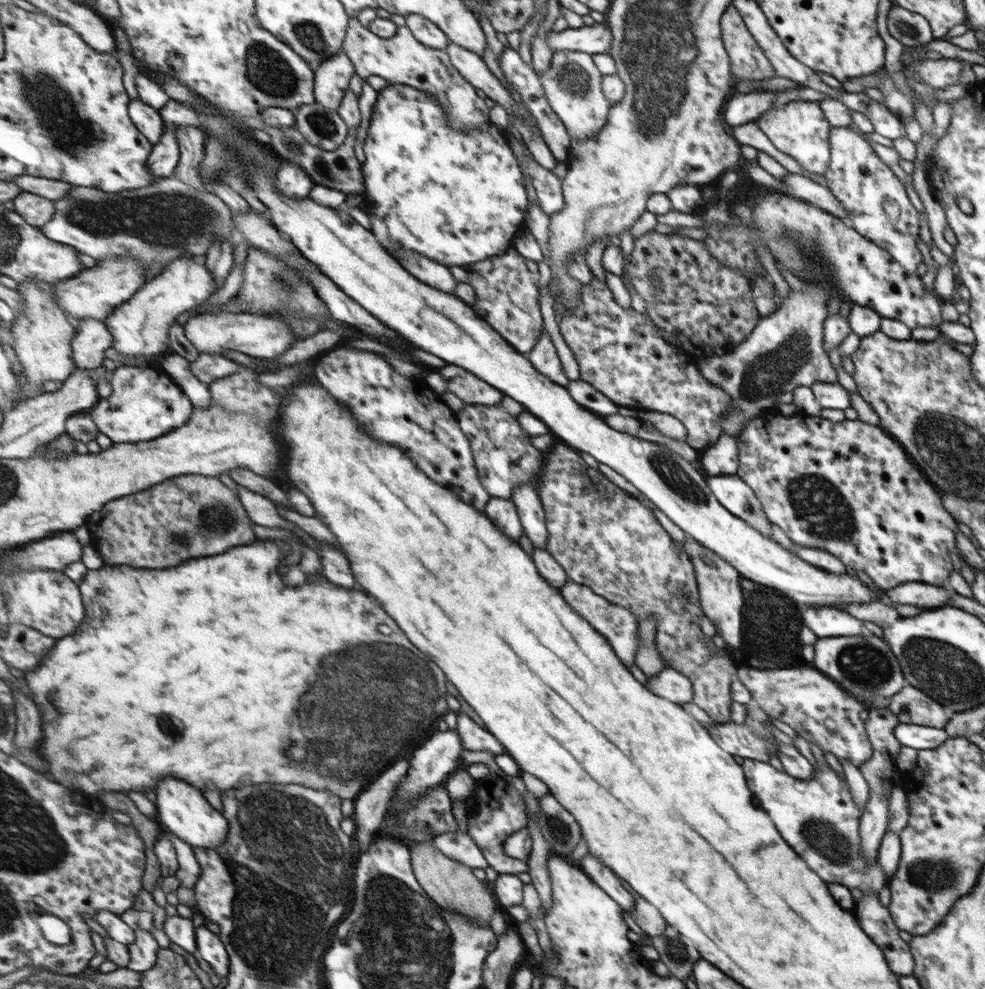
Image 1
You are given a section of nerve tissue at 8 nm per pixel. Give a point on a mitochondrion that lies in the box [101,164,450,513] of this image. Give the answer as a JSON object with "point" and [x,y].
{"point":[277,282]}

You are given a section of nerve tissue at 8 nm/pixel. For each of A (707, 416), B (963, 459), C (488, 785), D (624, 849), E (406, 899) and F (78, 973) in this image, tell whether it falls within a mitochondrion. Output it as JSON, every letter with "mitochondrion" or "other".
{"A":"other","B":"mitochondrion","C":"other","D":"other","E":"mitochondrion","F":"other"}

